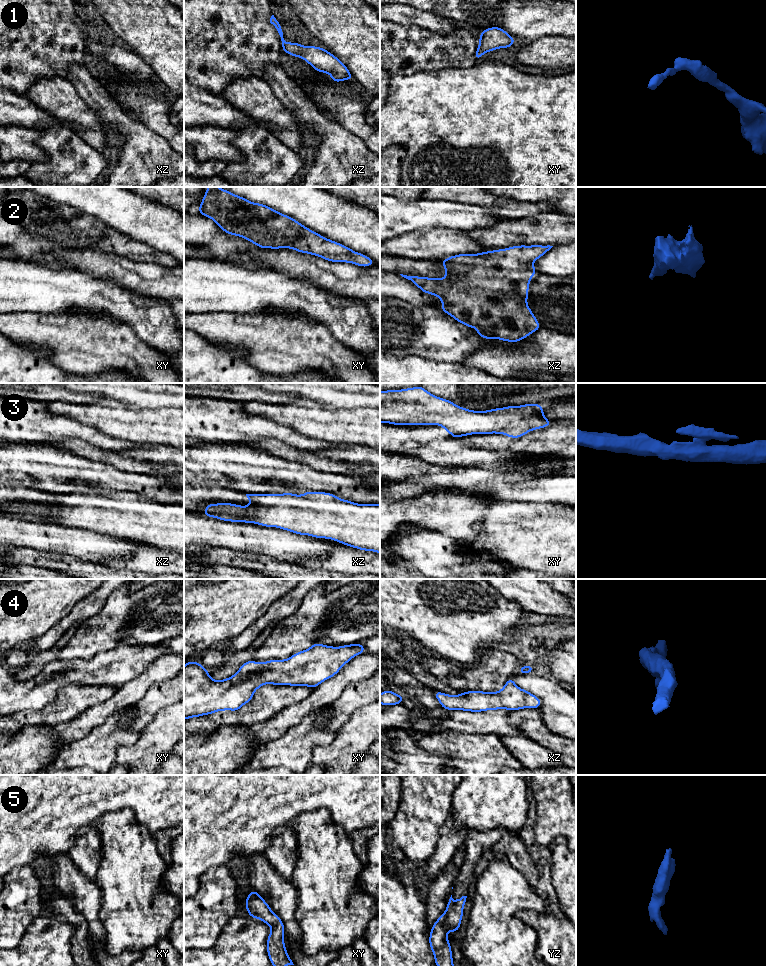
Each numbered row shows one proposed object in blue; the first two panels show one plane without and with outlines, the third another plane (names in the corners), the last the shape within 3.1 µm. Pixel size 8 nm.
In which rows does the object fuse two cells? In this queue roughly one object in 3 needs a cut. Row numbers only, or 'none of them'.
none of them

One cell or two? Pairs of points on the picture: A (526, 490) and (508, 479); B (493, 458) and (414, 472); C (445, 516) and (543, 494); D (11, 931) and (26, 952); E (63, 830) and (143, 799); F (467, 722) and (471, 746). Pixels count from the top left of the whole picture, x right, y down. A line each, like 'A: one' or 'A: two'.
A: one
B: two
C: two
D: two
E: one
F: two

